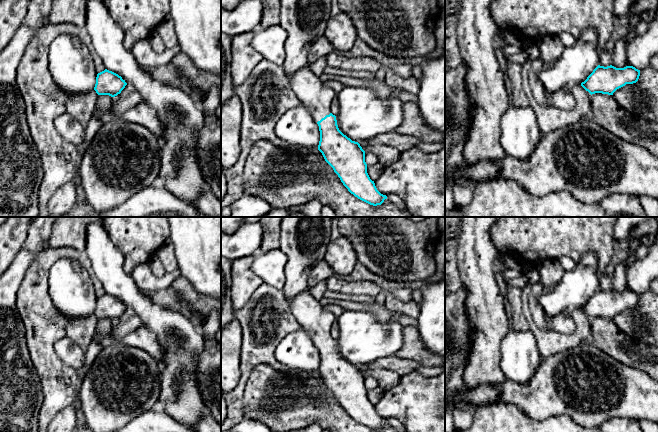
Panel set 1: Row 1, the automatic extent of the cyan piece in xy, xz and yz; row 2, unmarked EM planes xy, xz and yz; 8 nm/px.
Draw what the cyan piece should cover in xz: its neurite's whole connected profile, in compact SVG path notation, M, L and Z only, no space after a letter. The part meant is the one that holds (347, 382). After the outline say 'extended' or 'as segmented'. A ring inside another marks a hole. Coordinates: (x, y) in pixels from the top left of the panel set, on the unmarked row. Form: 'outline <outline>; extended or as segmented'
outline M308 288L292 297L289 303L299 325L307 331L319 350L318 374L322 377L325 385L333 392L351 418L370 429L381 429L387 420L377 414L374 405L370 403L367 397L365 375L358 366L352 365L339 354L336 340L331 337L331 327L337 317L326 311L320 301L309 293Z; extended

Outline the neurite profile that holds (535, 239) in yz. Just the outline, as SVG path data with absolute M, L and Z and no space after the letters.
M498 217L492 225L491 238L499 253L510 248L520 256L525 265L536 266L542 262L558 261L564 256L578 263L585 253L594 252L597 255L597 272L601 274L614 252L613 227L616 219L617 217Z

